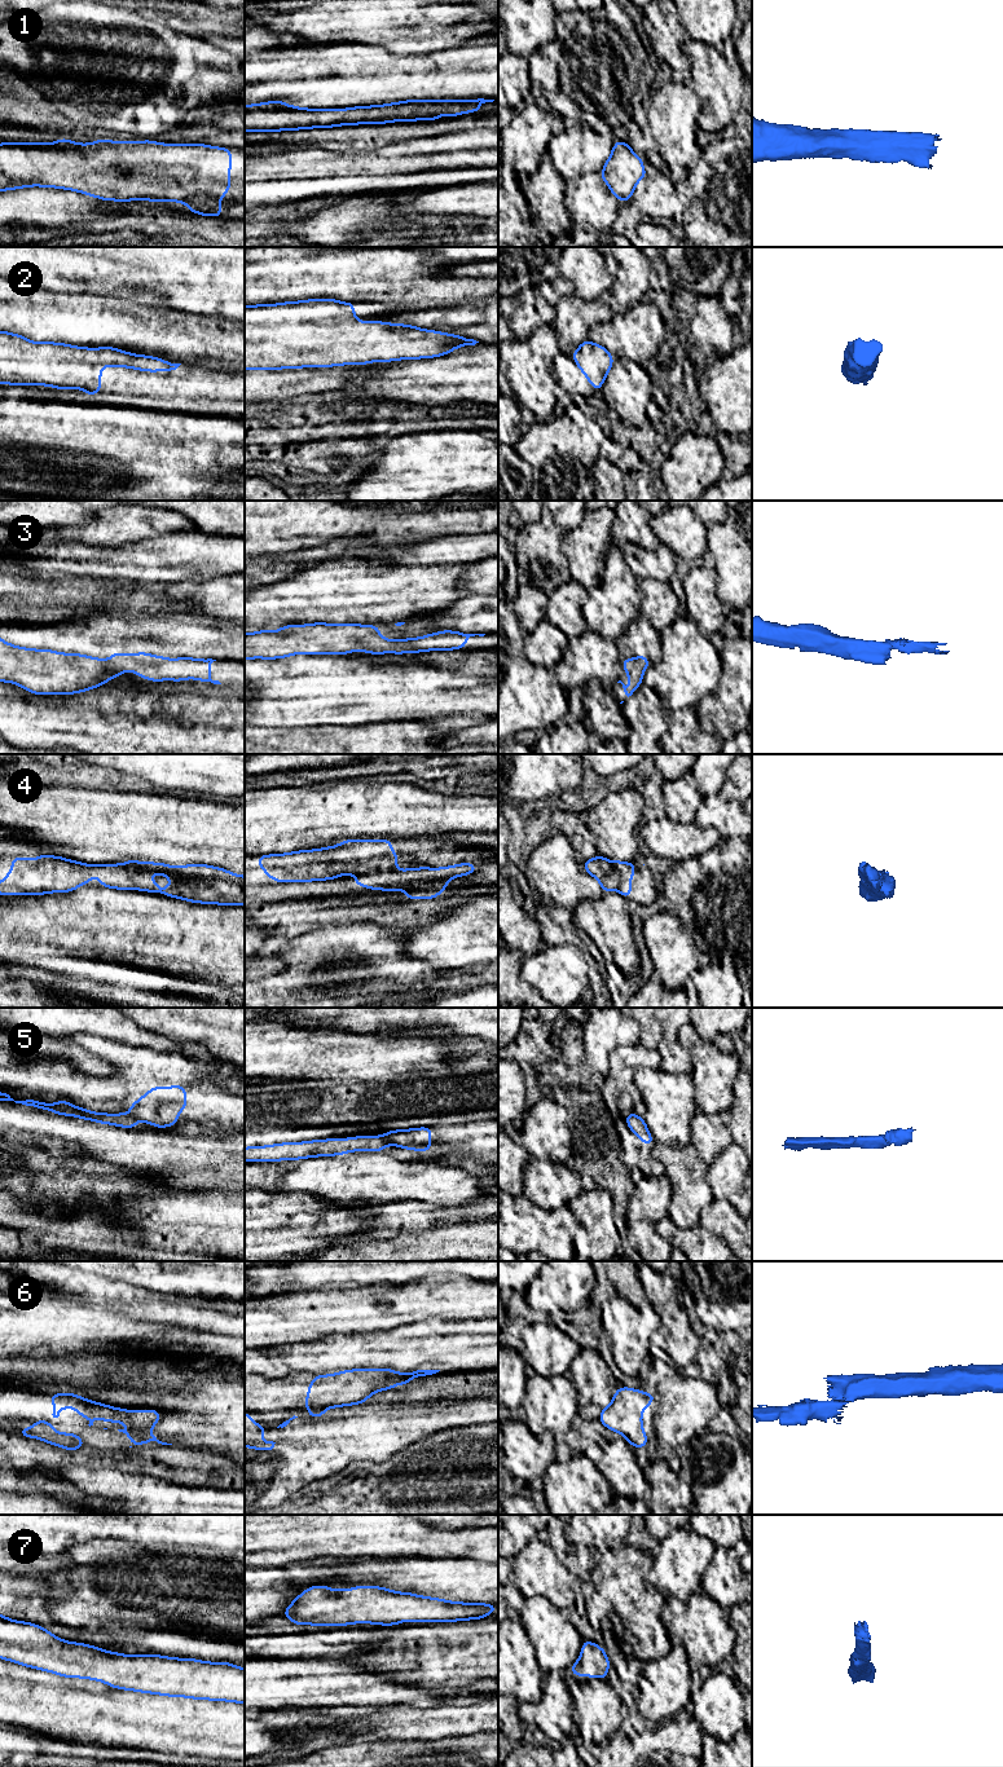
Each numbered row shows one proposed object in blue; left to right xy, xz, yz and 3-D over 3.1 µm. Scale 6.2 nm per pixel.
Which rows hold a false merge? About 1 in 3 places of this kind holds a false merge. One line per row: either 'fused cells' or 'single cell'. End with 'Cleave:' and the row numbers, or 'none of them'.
1: single cell
2: single cell
3: single cell
4: single cell
5: fused cells
6: fused cells
7: single cell
Cleave: 5, 6

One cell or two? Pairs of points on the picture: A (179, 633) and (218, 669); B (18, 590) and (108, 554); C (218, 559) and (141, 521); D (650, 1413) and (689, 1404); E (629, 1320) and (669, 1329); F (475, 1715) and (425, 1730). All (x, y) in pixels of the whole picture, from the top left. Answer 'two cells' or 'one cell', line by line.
A: two cells
B: two cells
C: two cells
D: two cells
E: two cells
F: one cell

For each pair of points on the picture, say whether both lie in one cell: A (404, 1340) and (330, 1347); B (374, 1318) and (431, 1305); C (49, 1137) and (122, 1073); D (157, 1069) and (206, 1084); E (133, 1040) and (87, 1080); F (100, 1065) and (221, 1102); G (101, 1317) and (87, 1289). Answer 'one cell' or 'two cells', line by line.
A: one cell
B: one cell
C: two cells
D: one cell
E: two cells
F: two cells
G: two cells

